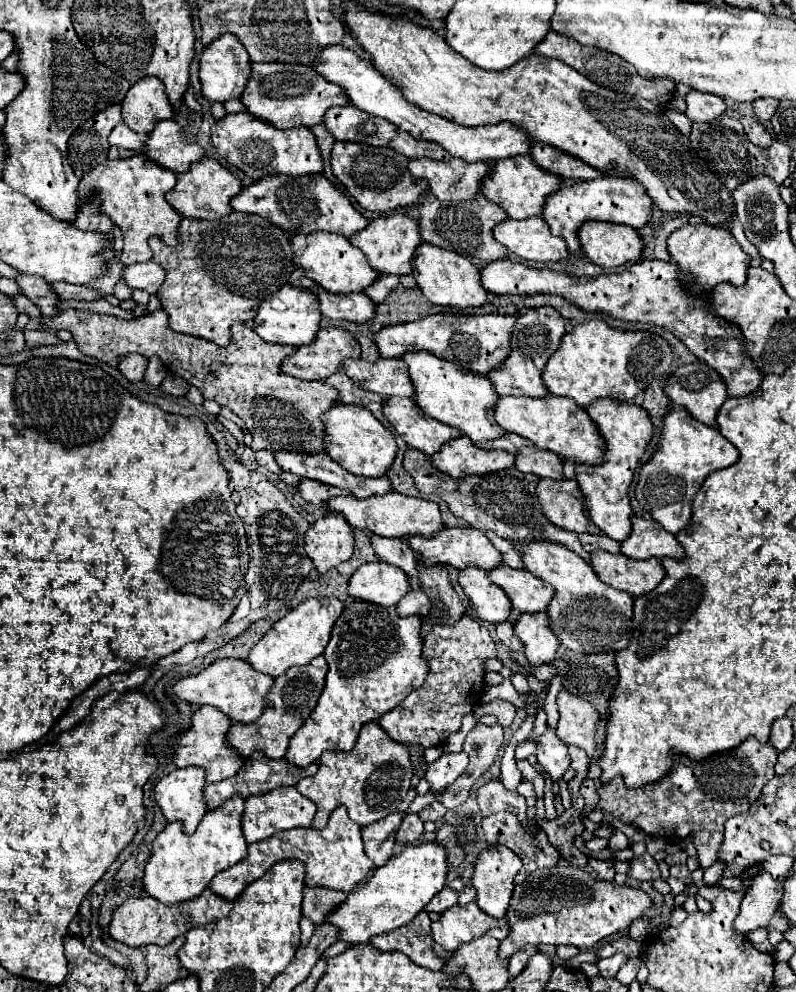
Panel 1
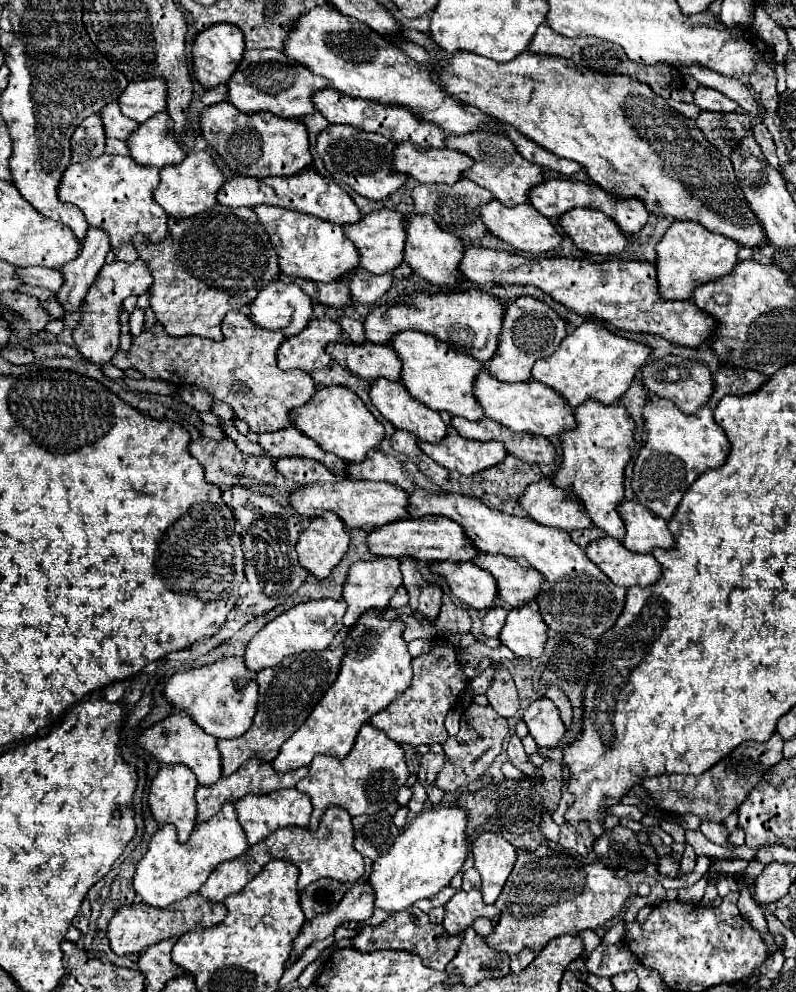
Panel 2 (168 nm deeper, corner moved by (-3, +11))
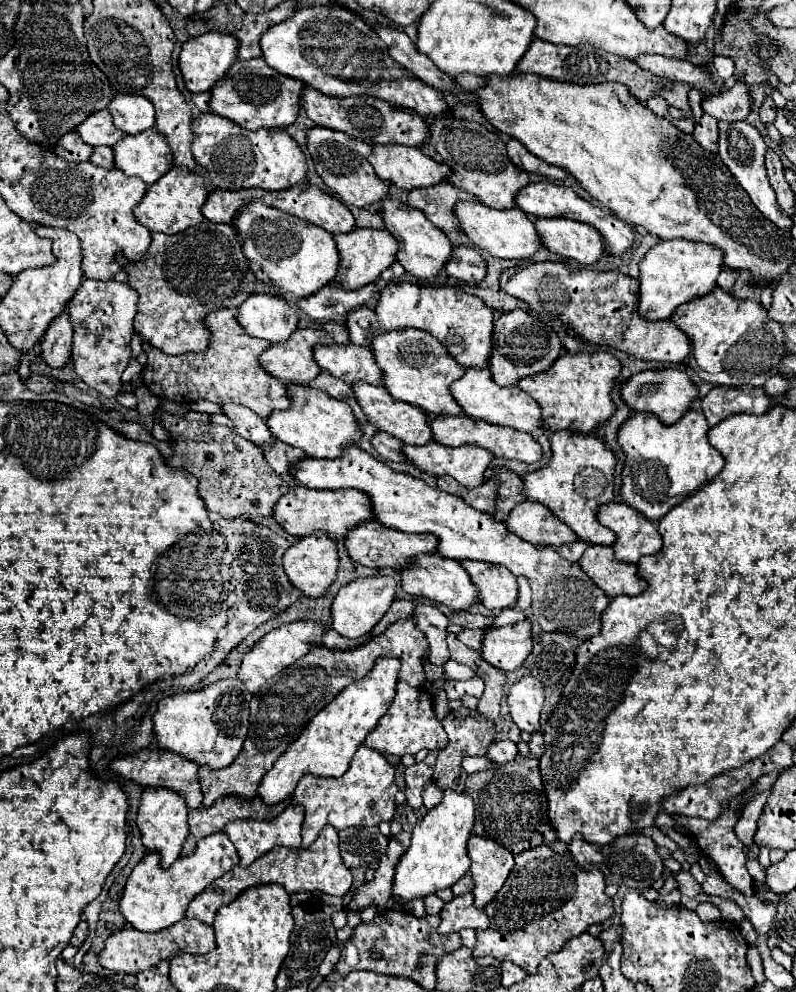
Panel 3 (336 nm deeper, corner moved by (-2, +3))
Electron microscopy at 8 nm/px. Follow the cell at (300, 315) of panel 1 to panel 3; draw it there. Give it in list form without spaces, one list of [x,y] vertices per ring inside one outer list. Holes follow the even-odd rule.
[[[254,293],[238,307],[238,323],[252,337],[282,343],[298,329],[298,313],[282,297]]]

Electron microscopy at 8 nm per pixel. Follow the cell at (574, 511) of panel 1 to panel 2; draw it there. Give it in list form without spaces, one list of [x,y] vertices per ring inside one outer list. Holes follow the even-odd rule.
[[[551,477],[541,479],[539,483],[531,483],[519,497],[519,505],[533,521],[541,525],[551,525],[563,531],[591,527],[591,519],[579,501],[561,499],[561,489],[551,483]]]

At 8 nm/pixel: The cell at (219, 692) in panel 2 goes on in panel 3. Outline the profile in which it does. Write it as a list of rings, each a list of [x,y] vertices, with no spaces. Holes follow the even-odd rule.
[[[220,679],[198,691],[182,691],[164,697],[154,715],[154,733],[160,749],[168,749],[196,761],[220,769],[230,765],[248,735],[248,703],[252,693],[240,679]]]

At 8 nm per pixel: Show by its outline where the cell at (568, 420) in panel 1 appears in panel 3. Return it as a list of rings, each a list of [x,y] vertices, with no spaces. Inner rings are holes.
[[[466,369],[464,377],[460,377],[458,381],[454,381],[450,385],[450,391],[452,391],[454,399],[458,399],[460,407],[464,409],[464,413],[468,417],[484,419],[488,423],[502,425],[502,427],[512,427],[512,429],[528,433],[528,435],[540,435],[544,431],[542,413],[540,413],[538,403],[516,385],[514,387],[498,387],[492,381],[492,375],[488,369]]]

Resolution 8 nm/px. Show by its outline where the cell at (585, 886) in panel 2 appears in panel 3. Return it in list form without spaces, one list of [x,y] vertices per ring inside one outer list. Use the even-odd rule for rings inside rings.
[[[550,847],[528,849],[516,855],[516,865],[498,891],[498,897],[486,905],[490,927],[476,933],[476,957],[496,957],[512,961],[526,973],[534,973],[544,957],[560,951],[560,947],[584,933],[590,925],[604,923],[614,915],[614,901],[604,893],[606,881],[600,869],[580,871],[566,865],[566,855]]]

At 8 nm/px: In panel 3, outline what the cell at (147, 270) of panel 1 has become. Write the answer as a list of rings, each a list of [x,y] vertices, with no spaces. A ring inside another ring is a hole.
[[[84,279],[76,295],[70,301],[70,317],[74,325],[72,339],[72,363],[78,377],[100,391],[104,397],[116,397],[122,389],[120,377],[132,355],[130,339],[134,333],[134,313],[136,313],[138,293],[120,281],[94,281]]]

